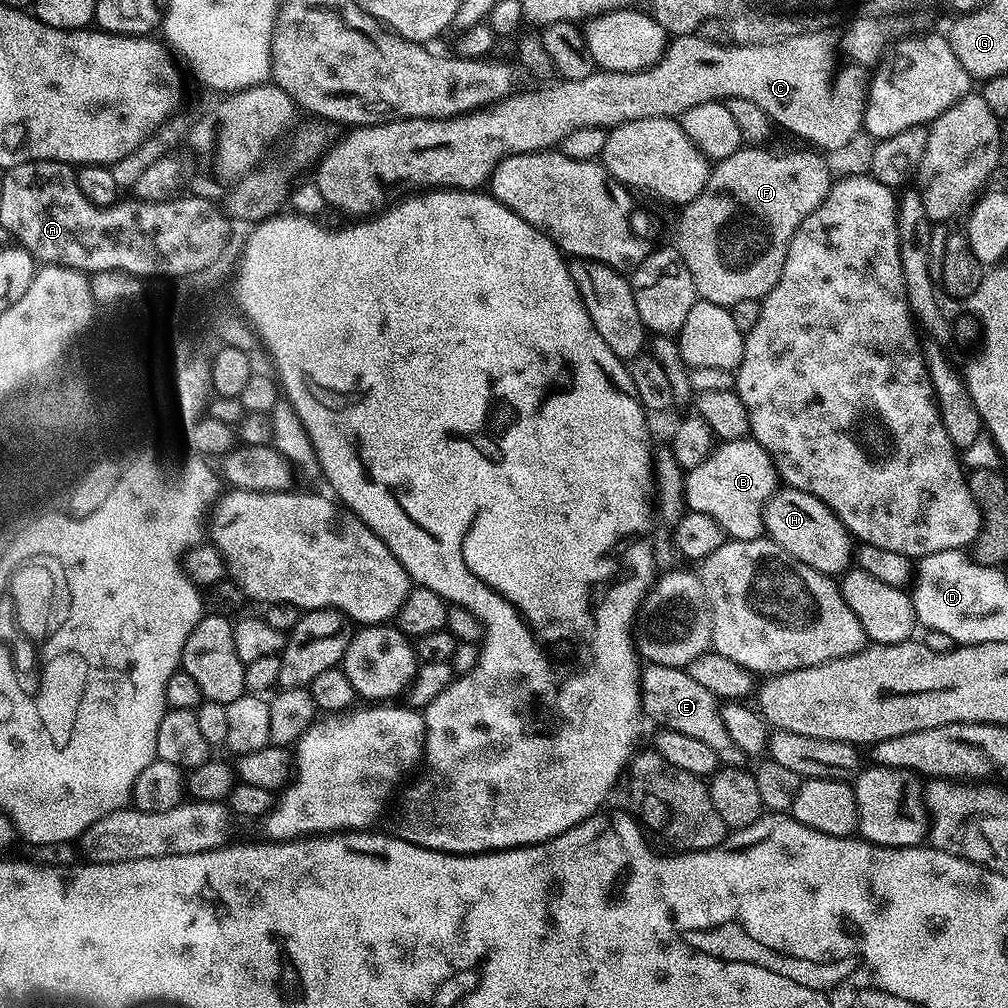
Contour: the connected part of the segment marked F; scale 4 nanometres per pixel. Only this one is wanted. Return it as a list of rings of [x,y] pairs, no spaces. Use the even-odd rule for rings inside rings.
[[[742,146],[734,154],[730,154],[730,158],[719,161],[711,169],[702,194],[698,194],[698,198],[694,198],[688,204],[683,205],[682,211],[679,213],[678,229],[680,228],[680,237],[674,240],[674,244],[675,247],[679,248],[682,258],[686,262],[686,270],[690,270],[690,278],[694,278],[696,295],[701,300],[725,306],[731,306],[734,302],[742,302],[742,298],[763,300],[765,294],[776,285],[782,274],[782,266],[786,262],[786,254],[790,250],[790,242],[794,238],[794,230],[798,230],[798,226],[802,226],[802,218],[806,218],[823,202],[833,186],[832,168],[823,160],[825,157],[819,151],[784,152],[779,156],[778,153],[767,152],[766,149],[767,147],[764,146]]]

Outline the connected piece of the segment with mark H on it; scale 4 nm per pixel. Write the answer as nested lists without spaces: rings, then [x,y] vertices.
[[[781,487],[764,503],[764,531],[767,539],[782,546],[782,550],[786,550],[790,558],[798,558],[798,562],[818,570],[824,576],[839,577],[853,563],[854,540],[844,529],[842,522],[822,501],[797,488]]]

